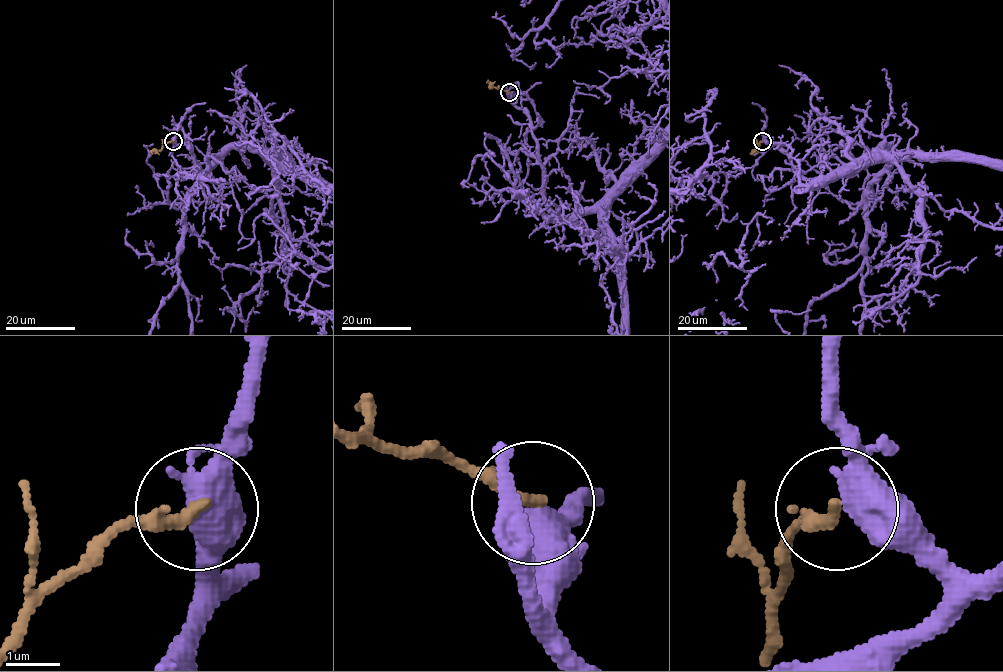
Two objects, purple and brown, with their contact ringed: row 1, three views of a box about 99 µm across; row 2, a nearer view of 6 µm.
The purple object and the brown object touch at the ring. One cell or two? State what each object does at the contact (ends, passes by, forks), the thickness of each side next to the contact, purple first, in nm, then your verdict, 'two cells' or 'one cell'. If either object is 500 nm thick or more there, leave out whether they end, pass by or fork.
purple forks; brown passes by; calibres 440 and 170 nm; two cells

